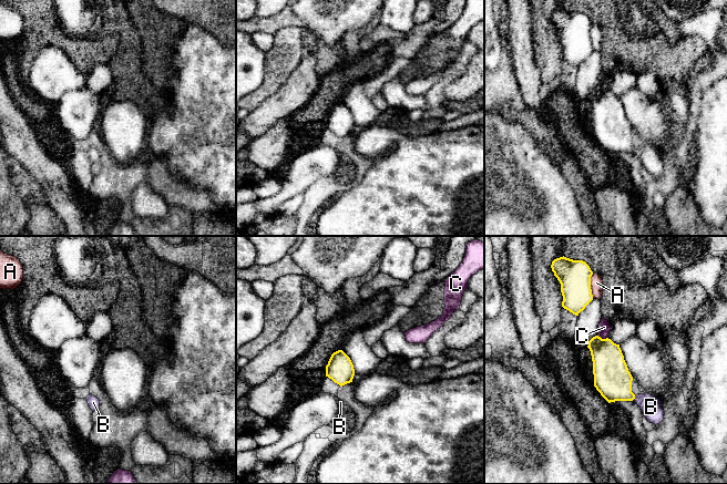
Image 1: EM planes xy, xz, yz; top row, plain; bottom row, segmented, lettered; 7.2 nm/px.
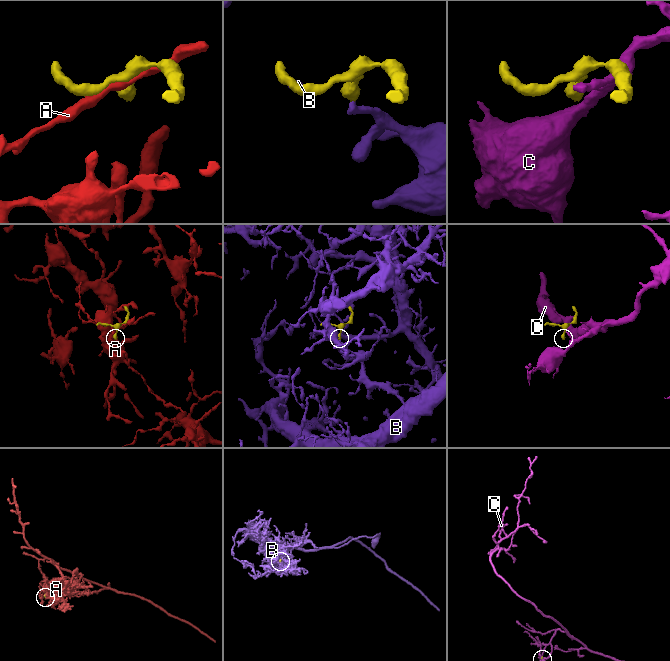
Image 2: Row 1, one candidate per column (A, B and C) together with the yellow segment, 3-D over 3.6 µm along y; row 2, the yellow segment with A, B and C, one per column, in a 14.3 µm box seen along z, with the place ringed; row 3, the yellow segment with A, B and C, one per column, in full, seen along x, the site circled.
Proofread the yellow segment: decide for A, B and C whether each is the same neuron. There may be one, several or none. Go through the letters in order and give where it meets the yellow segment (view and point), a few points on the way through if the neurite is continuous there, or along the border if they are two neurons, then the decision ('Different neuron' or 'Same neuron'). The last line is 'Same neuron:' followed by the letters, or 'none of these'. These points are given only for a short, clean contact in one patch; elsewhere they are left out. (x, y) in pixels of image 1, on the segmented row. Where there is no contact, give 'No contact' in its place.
A: Touches yellow at yz (590, 286). Different neuron
B: Touches yellow at yz (634, 398). Path across: yz (612, 379), (628, 395), (634, 398), (645, 401), (651, 407). Same neuron
C: Touches yellow at yz (603, 339). Boundary: yz (597, 335), (602, 338), (607, 338). Different neuron
Same neuron: B

